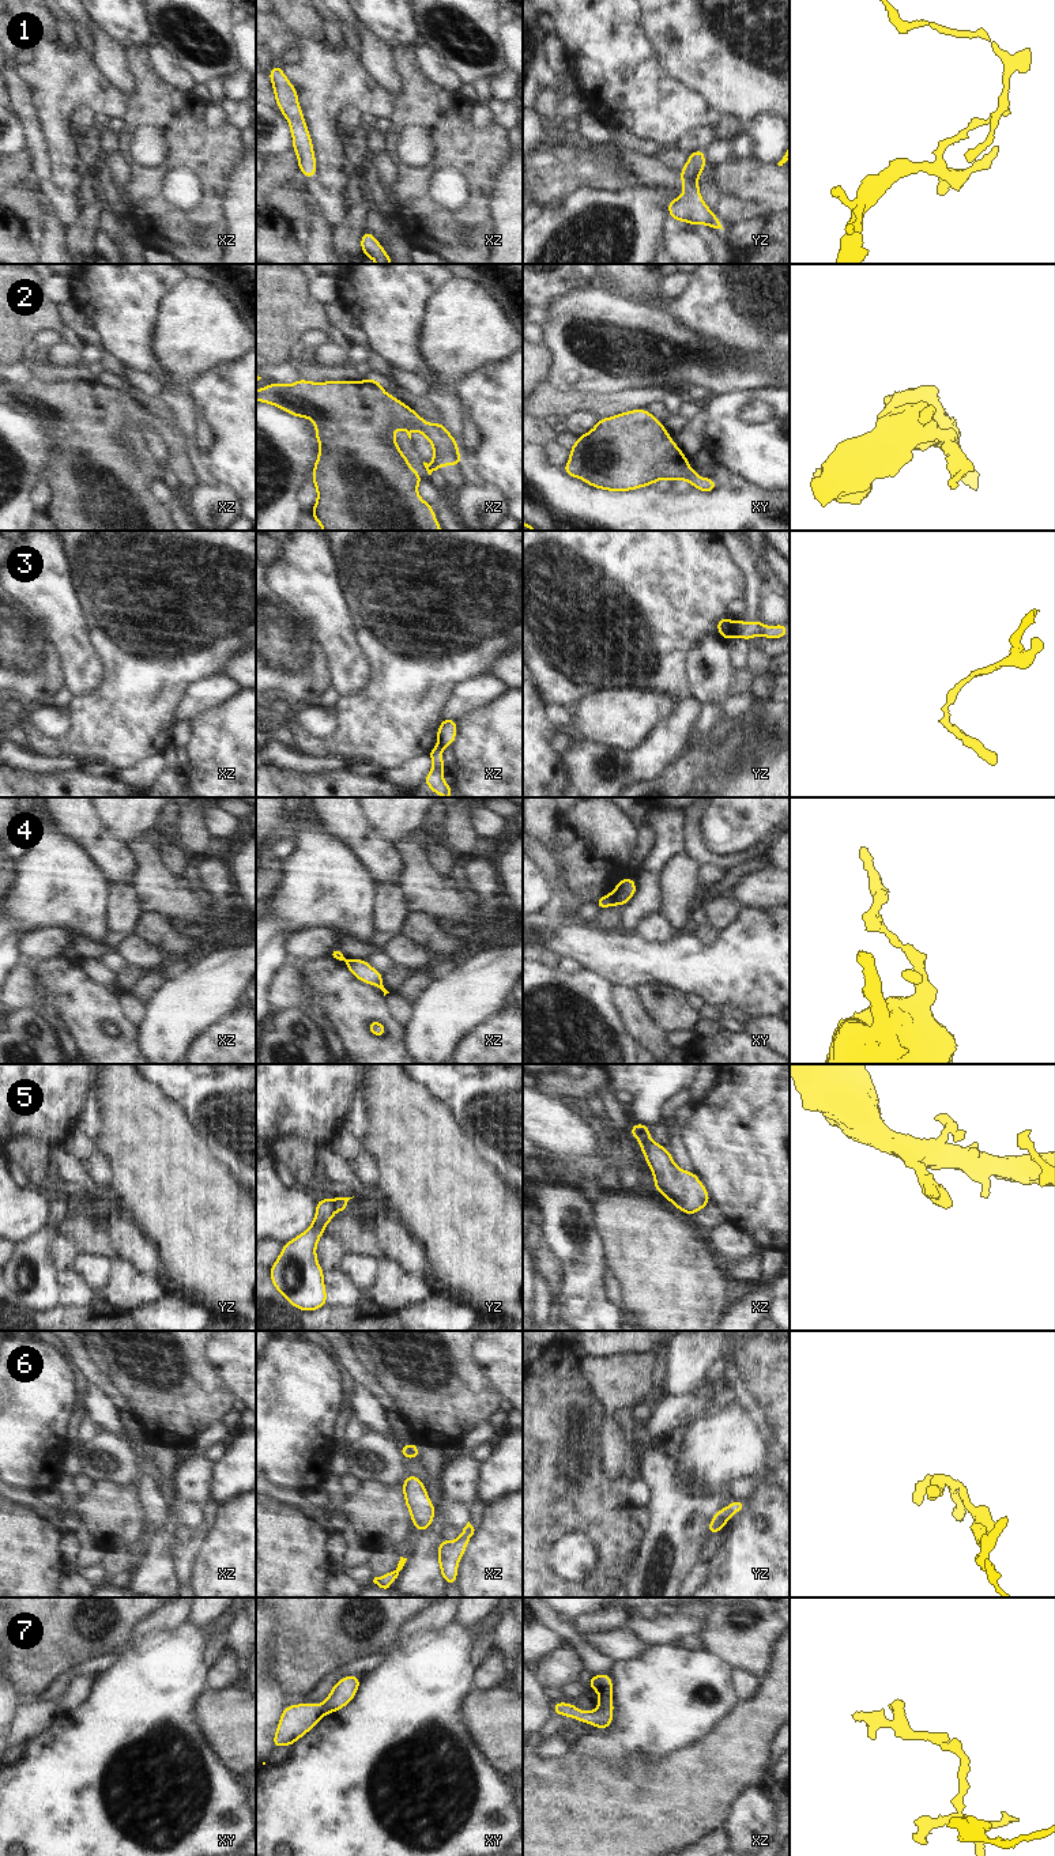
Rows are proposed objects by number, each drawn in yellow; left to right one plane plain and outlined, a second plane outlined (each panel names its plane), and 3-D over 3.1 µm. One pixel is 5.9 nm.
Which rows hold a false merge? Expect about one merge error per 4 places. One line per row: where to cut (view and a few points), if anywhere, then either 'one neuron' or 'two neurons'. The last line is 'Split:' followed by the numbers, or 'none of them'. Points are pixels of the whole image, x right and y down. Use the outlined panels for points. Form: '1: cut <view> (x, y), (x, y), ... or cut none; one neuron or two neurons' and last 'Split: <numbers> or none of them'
1: cut none; one neuron
2: cut none; one neuron
3: cut yz (733, 622), (737, 636); two neurons
4: cut xy (611, 894), (615, 904); two neurons
5: cut none; one neuron
6: cut none; one neuron
7: cut none; one neuron
Split: 3, 4

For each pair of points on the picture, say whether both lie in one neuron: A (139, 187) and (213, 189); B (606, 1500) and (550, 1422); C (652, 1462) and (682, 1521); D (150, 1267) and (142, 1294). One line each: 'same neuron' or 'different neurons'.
A: same neuron
B: same neuron
C: same neuron
D: different neurons

